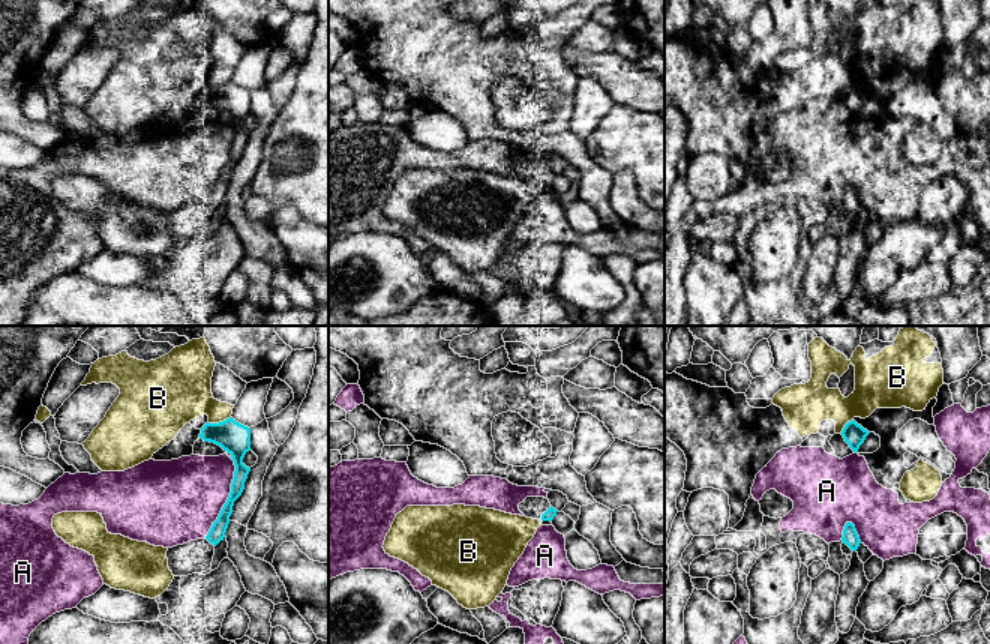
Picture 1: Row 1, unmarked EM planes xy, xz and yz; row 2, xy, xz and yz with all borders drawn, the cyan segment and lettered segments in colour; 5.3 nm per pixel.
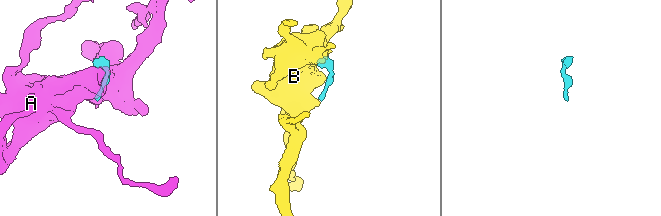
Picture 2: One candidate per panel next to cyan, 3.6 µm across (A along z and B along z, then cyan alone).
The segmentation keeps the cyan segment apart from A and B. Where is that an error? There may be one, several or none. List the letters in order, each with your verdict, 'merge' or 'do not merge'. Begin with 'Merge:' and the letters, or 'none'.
Merge: none
A: do not merge
B: do not merge

